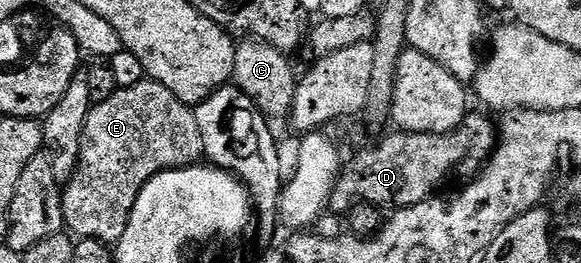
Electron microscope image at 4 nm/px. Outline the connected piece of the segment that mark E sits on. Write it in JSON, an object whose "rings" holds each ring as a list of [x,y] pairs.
{"rings":[[[144,80],[124,90],[116,89],[114,93],[104,102],[96,101],[87,113],[81,136],[79,163],[75,174],[61,190],[66,229],[76,239],[95,239],[106,244],[118,243],[141,188],[154,174],[196,165],[204,157],[203,141],[194,109],[179,102],[177,96],[169,92],[169,88],[159,82]]]}

